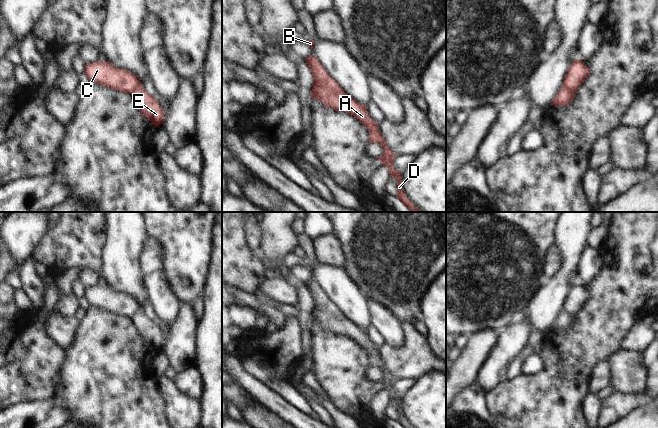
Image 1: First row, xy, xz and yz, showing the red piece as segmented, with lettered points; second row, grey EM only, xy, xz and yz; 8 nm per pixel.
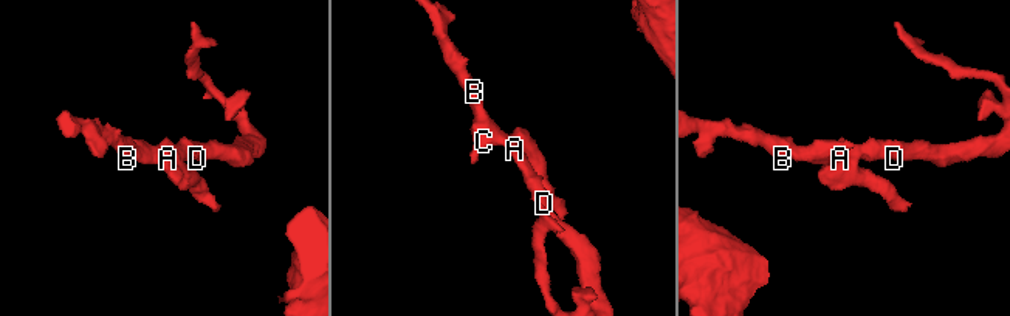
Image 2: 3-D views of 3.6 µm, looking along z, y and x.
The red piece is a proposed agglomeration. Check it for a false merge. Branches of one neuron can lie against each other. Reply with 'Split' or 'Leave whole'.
Split

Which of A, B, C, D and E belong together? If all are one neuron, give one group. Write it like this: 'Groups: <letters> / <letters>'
Groups: A B C D / E

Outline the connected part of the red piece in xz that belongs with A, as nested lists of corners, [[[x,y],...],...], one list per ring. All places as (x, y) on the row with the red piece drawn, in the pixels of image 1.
[[[310,55],[305,61],[313,75],[311,98],[317,98],[326,107],[332,108],[335,111],[349,113],[363,123],[369,131],[369,142],[379,143],[384,148],[383,154],[378,159],[382,162],[382,165],[389,169],[390,178],[394,176],[397,180],[397,198],[411,212],[420,212],[404,194],[401,172],[393,167],[393,161],[397,156],[385,143],[377,123],[368,116],[366,108],[344,92],[314,55]]]

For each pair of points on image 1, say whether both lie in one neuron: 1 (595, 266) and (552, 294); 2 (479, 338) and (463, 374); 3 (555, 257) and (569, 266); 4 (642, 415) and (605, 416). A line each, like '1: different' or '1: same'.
1: different
2: same
3: different
4: different

